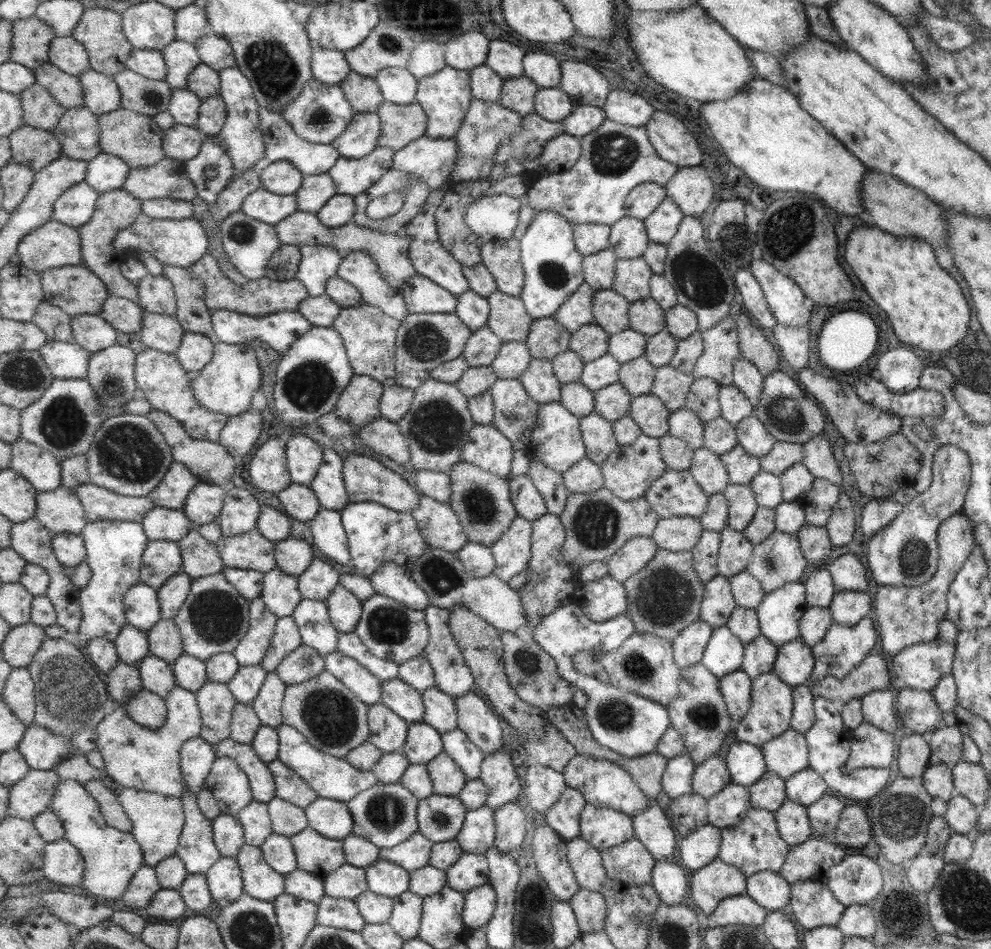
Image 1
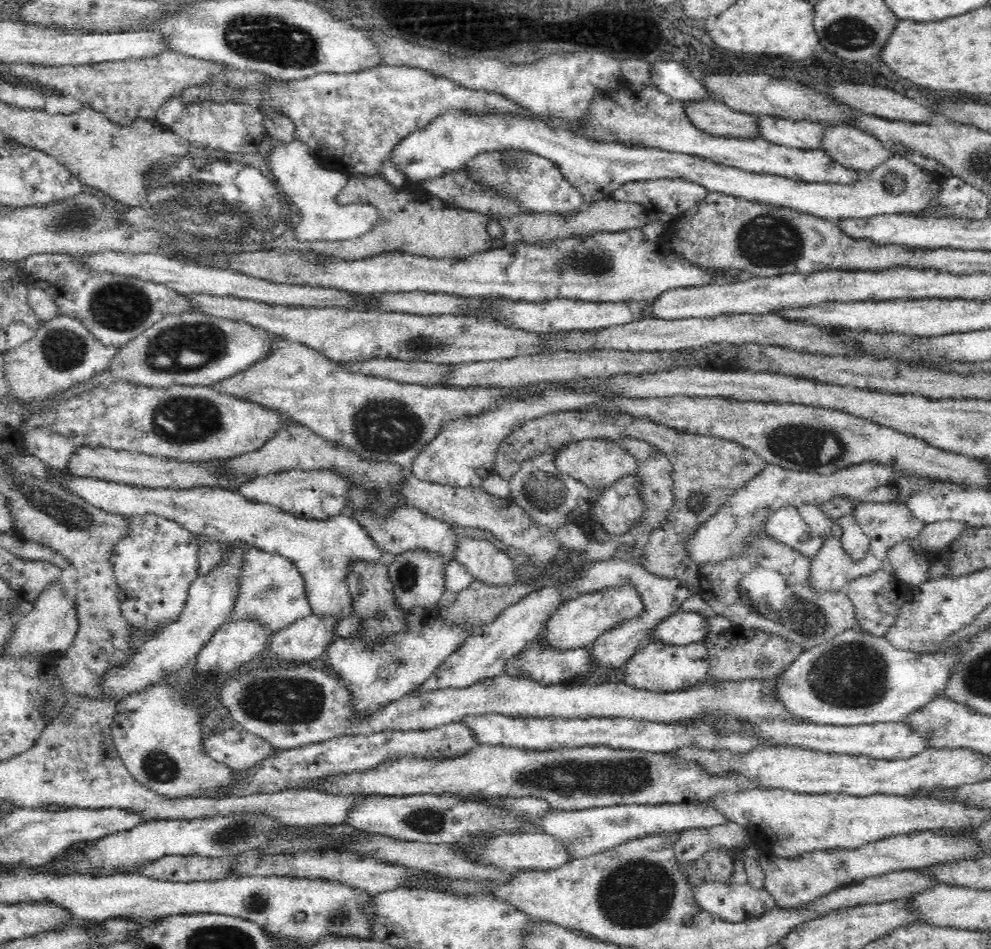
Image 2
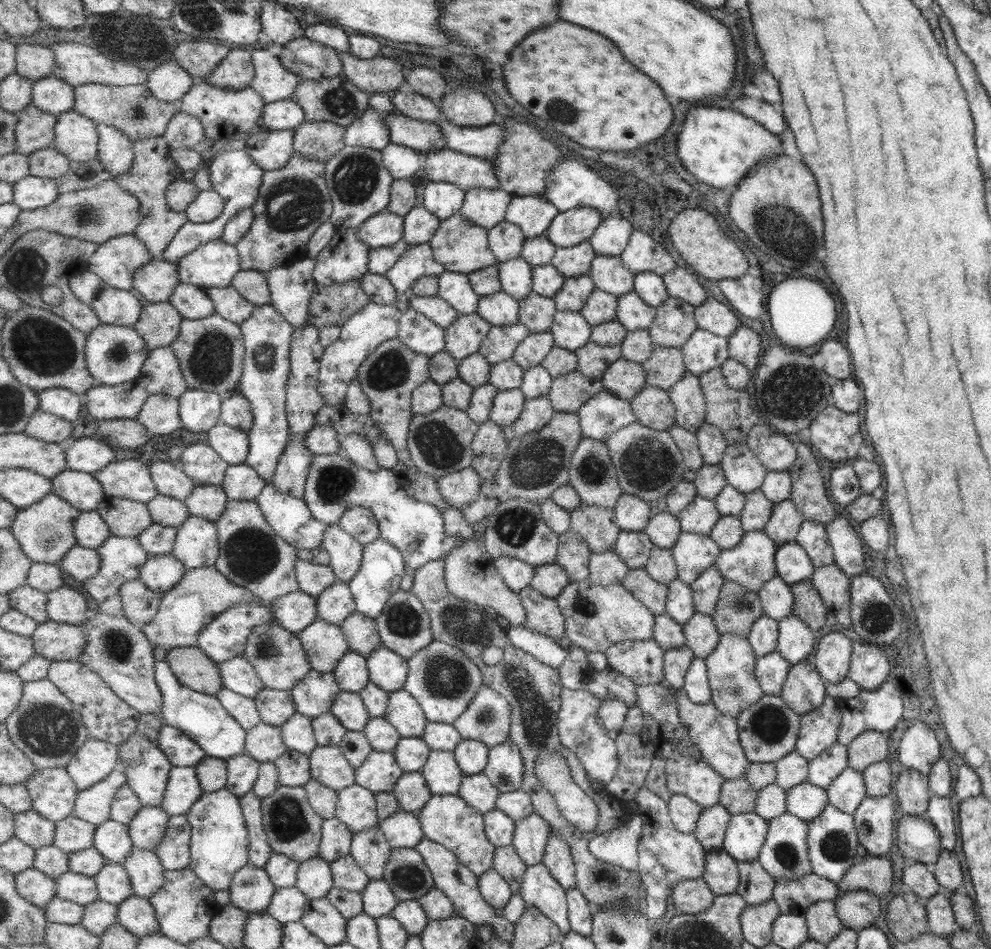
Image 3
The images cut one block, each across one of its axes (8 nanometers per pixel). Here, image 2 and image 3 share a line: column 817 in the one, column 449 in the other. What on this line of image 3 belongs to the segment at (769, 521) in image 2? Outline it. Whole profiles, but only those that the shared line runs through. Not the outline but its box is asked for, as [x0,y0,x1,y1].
[304,453,466,571]

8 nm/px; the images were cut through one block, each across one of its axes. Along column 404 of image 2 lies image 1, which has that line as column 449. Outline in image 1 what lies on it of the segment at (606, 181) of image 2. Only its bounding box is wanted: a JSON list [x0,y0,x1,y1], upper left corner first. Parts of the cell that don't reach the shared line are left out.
[393,134,459,191]

